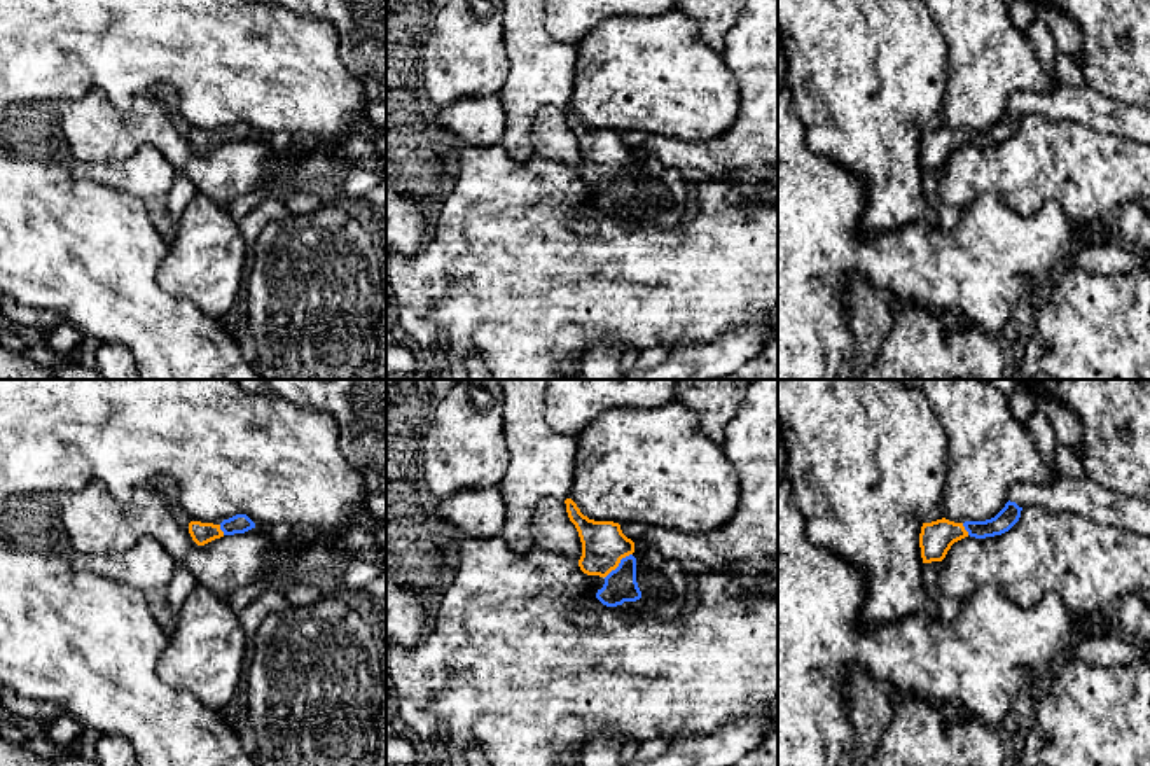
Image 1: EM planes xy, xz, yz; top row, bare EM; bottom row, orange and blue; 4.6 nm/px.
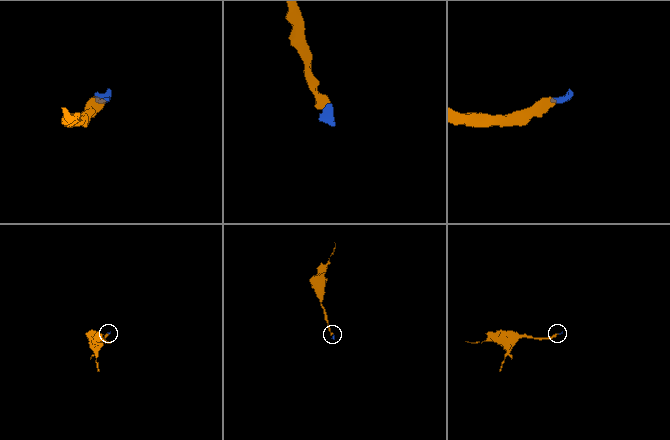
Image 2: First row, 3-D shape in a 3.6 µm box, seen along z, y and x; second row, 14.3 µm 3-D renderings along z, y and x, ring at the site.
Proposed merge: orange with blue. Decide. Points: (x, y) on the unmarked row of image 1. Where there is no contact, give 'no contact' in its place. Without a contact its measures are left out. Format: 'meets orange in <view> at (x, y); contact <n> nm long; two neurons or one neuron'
meets orange in xz at (619, 170); contact 170 nm long; one neuron

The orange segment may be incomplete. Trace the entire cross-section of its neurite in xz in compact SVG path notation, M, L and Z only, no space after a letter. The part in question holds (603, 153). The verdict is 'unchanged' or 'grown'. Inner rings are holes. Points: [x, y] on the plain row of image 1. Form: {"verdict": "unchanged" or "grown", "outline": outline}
{"verdict": "grown", "outline": "M572 107L565 112L582 150L580 178L605 187L596 206L606 215L640 208L634 150L622 142L619 131L589 128Z"}

